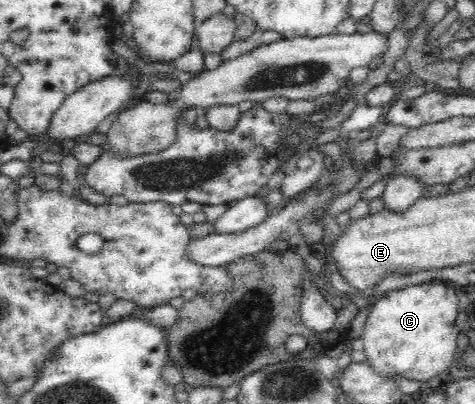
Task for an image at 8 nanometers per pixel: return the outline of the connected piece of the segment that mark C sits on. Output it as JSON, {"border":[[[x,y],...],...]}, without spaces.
{"border":[[[428,281],[383,293],[370,307],[362,341],[367,363],[379,374],[429,380],[449,369],[457,351],[455,317],[459,312],[457,292],[452,284]]]}

